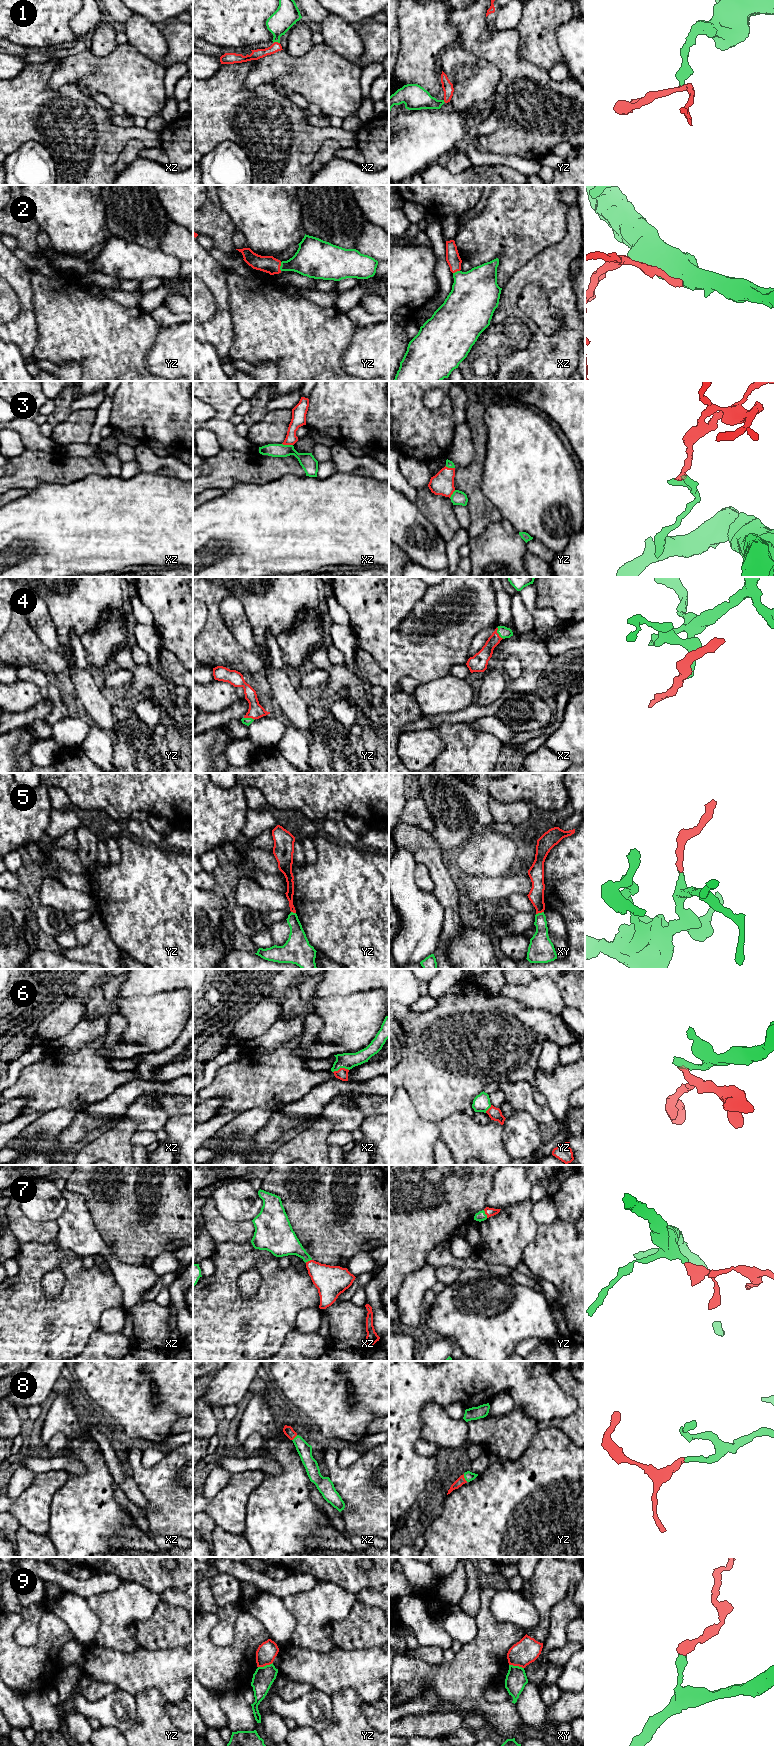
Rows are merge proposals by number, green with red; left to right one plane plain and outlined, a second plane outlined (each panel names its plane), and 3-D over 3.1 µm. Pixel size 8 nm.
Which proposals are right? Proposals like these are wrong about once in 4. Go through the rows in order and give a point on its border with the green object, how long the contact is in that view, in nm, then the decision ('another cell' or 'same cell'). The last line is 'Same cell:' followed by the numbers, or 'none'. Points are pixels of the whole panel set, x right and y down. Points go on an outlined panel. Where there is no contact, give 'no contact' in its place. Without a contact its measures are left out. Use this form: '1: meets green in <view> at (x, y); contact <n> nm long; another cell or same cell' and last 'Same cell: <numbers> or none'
1: meets green in xz at (276, 41); contact 60 nm long; same cell
2: meets green in yz at (280, 266); contact 70 nm long; same cell
3: meets green in xz at (287, 445); contact 90 nm long; same cell
4: meets green in xz at (497, 632); contact 110 nm long; same cell
5: meets green in xy at (539, 913); contact 70 nm long; same cell
6: meets green in xz at (340, 1067); contact 130 nm long; same cell
7: meets green in yz at (485, 1214); contact 70 nm long; same cell
8: meets green in yz at (464, 1477); contact 70 nm long; same cell
9: meets green in yz at (266, 1665); contact 130 nm long; another cell
Same cell: 1, 2, 3, 4, 5, 6, 7, 8

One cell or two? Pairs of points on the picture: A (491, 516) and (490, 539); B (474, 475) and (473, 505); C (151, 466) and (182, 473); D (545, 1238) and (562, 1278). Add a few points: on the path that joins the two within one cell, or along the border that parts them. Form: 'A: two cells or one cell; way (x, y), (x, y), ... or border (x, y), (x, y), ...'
A: two cells; border (503, 519), (491, 522), (479, 534), (473, 537)
B: one cell; way (473, 482), (473, 498)
C: one cell; way (159, 462), (171, 462), (174, 465)
D: one cell; way (555, 1248), (562, 1257), (562, 1268)

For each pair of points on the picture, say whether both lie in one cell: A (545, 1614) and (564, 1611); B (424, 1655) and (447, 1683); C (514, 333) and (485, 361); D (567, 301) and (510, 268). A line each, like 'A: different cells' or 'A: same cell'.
A: different cells
B: different cells
C: same cell
D: different cells

